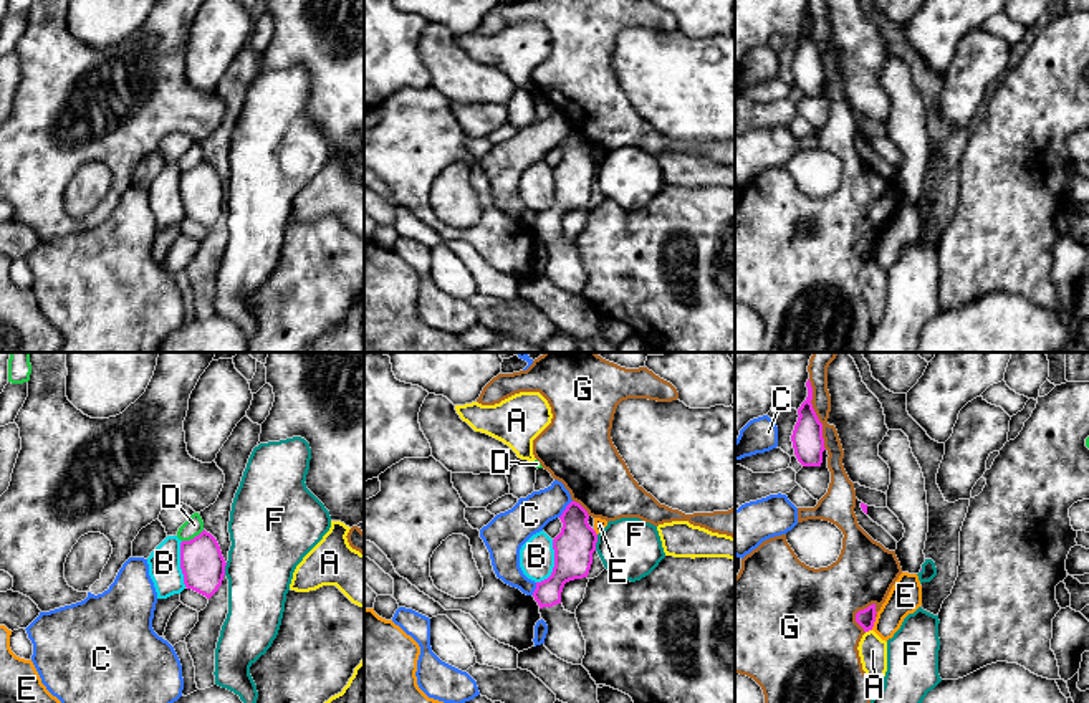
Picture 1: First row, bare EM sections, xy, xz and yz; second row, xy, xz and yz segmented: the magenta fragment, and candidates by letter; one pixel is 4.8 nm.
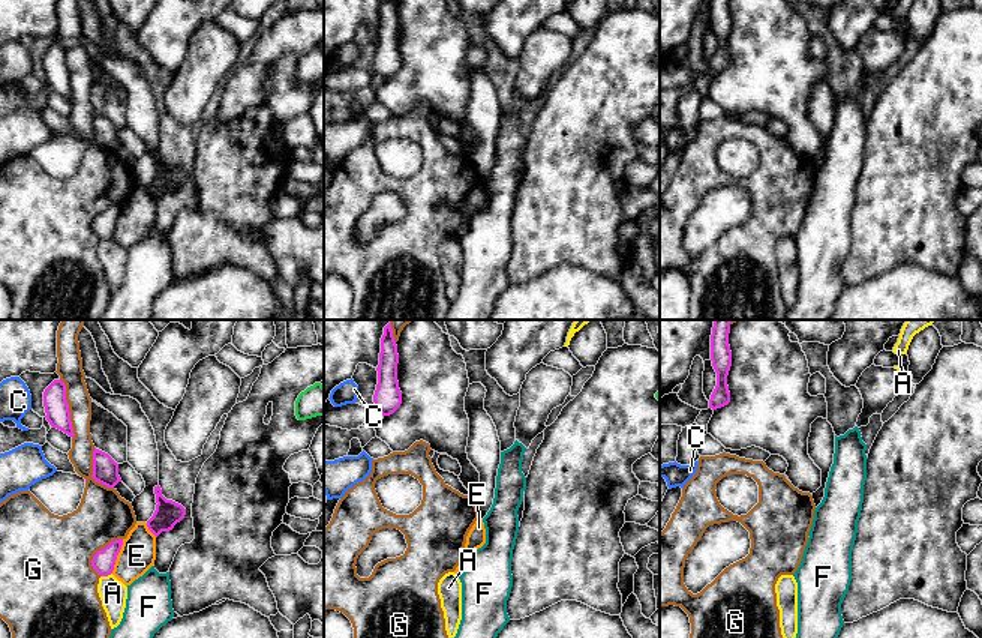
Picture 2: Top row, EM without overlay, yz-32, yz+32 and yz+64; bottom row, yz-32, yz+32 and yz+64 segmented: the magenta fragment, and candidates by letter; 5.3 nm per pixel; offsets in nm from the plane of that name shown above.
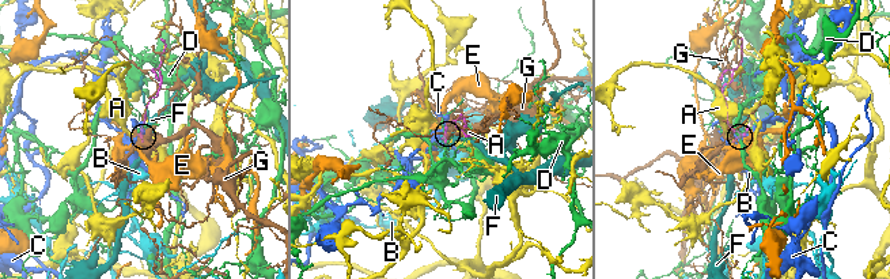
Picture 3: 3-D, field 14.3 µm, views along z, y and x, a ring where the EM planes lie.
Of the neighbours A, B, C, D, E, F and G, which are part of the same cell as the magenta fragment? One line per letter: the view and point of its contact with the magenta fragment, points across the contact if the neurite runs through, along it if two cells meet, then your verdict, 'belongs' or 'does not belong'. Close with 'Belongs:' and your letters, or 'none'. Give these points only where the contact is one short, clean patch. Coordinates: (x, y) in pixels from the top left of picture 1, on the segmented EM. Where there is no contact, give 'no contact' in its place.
A: contact yz (868, 631); border yz (871, 629), (866, 632); does not belong
B: contact xz (555, 564); border xz (553, 540), (553, 571), (537, 583); does not belong
C: contact xz (566, 508); does not belong
D: contact xy (194, 538); does not belong
E: contact yz (873, 624); border yz (876, 617), (871, 629); does not belong
F: contact xz (596, 541); border xz (598, 535), (594, 549); does not belong
G: contact yz (815, 414); does not belong
Belongs: none

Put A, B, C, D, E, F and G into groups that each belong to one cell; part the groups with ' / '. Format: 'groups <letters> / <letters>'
groups A / B / C / D / E / F / G

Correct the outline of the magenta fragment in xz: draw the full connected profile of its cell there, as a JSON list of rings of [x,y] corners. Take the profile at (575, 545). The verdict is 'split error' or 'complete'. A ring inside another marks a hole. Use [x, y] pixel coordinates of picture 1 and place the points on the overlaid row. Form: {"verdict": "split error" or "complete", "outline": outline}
{"verdict": "split error", "outline": [[[576,501],[566,506],[559,519],[563,528],[553,539],[553,572],[548,579],[536,582],[533,597],[540,605],[541,619],[548,625],[544,647],[558,658],[581,665],[586,655],[586,640],[576,614],[563,607],[561,592],[566,582],[588,577],[597,534],[588,523],[588,511]]]}

